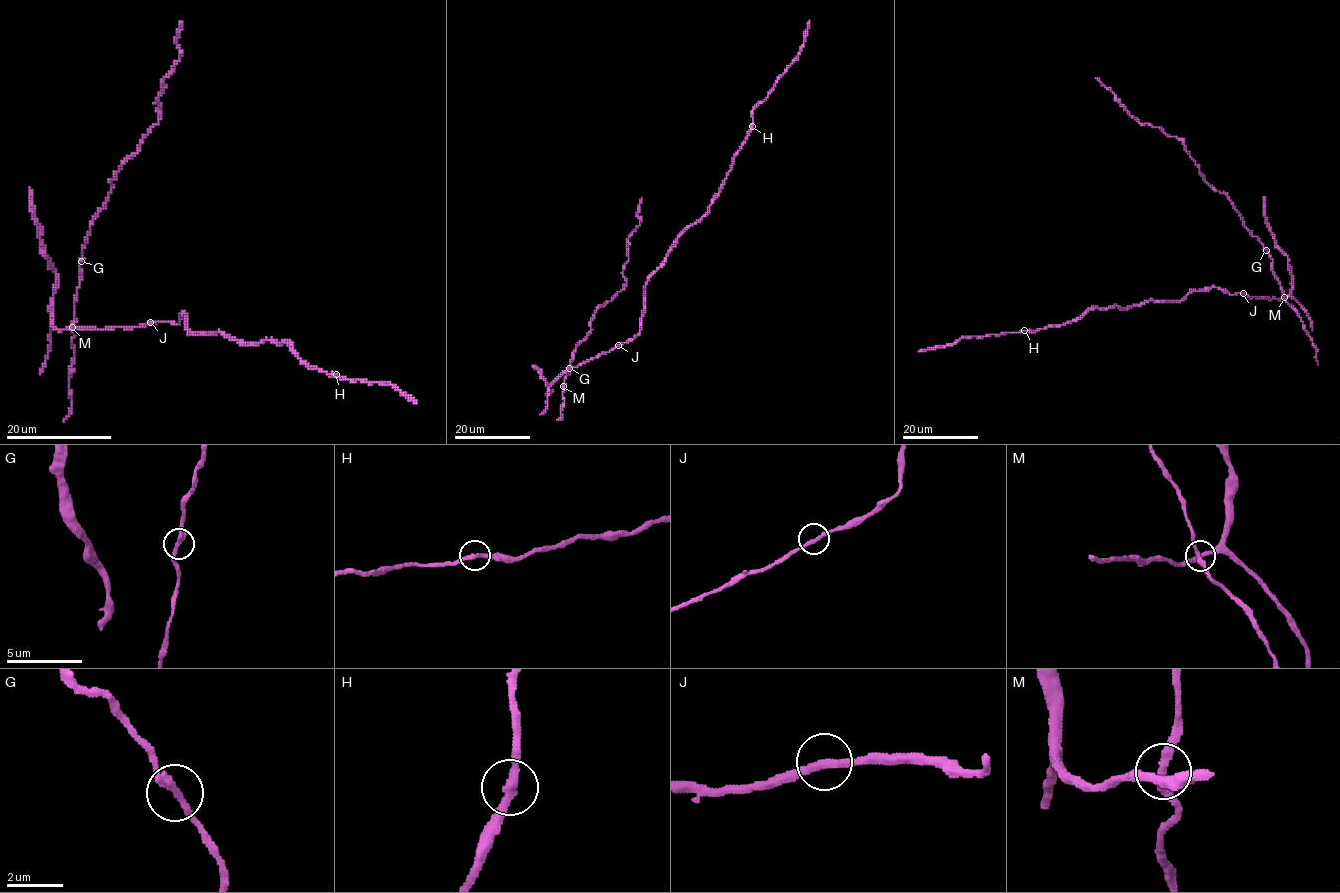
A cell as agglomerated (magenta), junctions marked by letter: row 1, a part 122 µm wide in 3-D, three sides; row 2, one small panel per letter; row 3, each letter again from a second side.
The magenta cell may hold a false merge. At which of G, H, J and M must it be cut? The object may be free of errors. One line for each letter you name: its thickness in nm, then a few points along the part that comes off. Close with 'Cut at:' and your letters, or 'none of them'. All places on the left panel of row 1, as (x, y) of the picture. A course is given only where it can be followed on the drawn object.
Cut at: none of them

